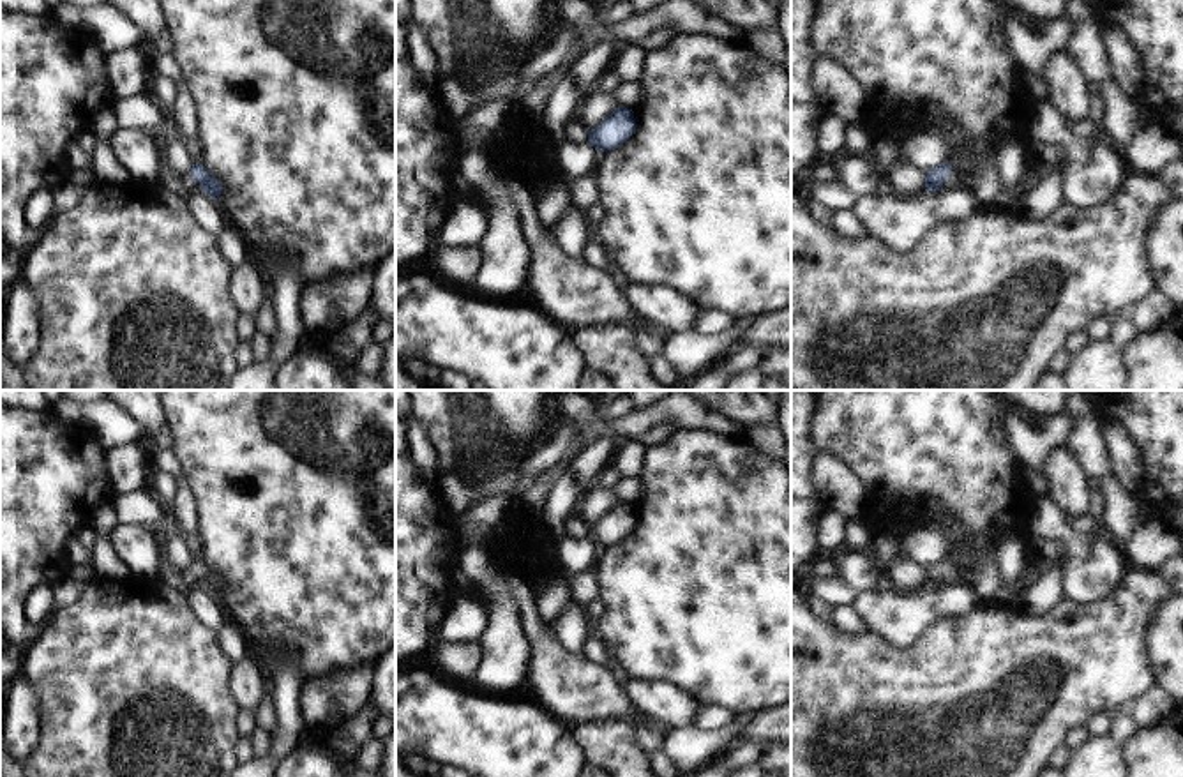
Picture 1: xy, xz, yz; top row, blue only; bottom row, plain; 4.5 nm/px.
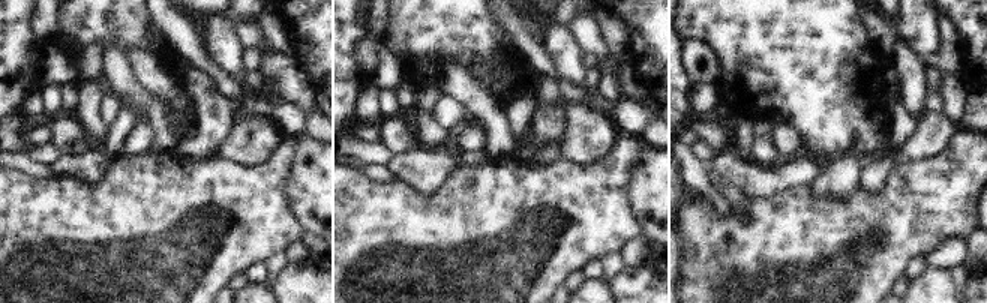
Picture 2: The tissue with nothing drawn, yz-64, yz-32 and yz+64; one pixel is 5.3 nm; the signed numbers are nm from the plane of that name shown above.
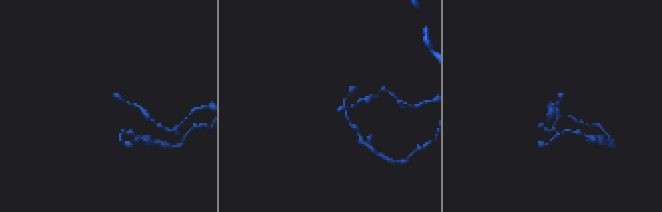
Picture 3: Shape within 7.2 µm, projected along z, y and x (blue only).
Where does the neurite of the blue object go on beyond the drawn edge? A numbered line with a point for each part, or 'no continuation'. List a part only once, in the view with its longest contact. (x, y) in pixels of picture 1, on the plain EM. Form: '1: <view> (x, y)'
1: yz (956, 576)

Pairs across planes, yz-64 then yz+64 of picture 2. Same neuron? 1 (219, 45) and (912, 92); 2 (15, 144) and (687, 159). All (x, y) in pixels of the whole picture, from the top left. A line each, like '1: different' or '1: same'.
1: same
2: different

